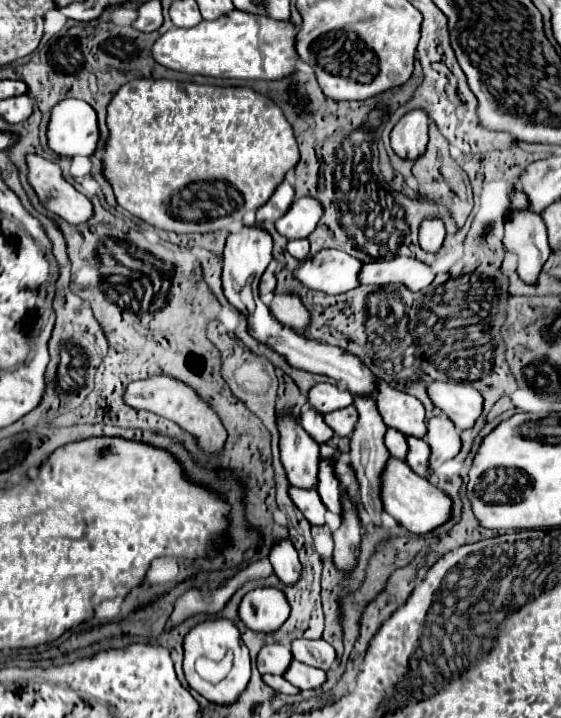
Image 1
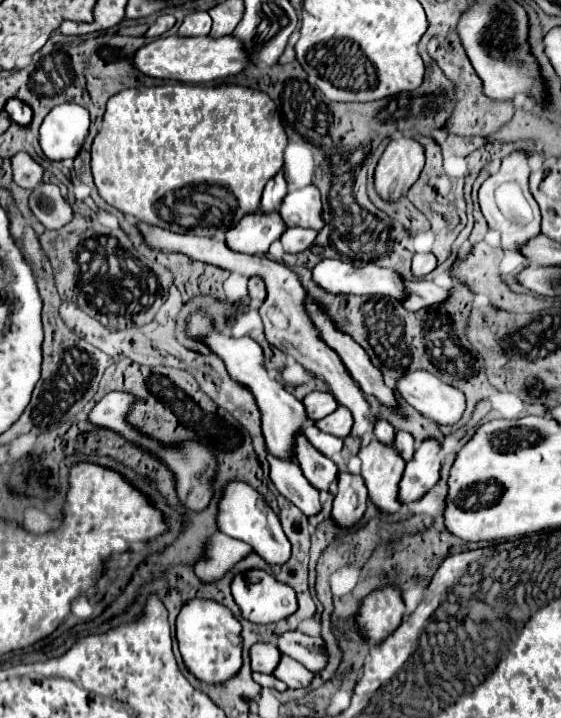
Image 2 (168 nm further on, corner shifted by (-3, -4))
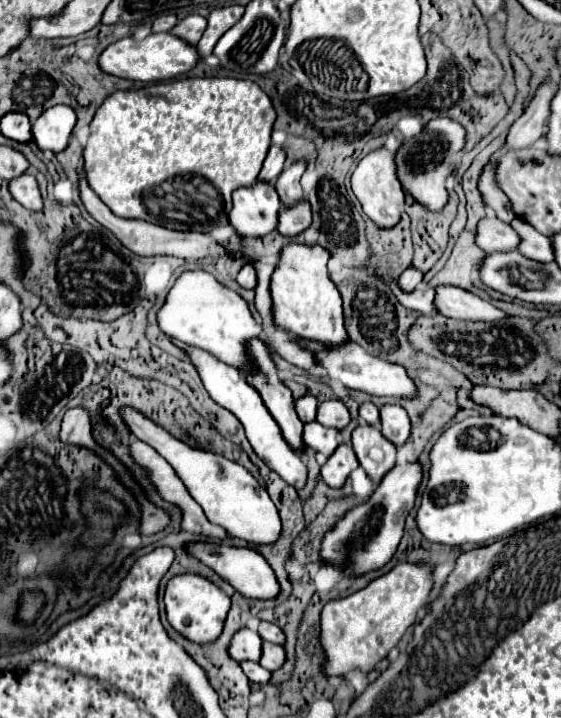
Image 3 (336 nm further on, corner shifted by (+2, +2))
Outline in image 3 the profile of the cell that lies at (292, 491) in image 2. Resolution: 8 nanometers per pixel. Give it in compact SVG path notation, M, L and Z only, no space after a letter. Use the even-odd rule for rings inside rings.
M169 337L169 341L171 341L175 347L183 349L183 351L189 355L189 361L191 361L191 365L197 369L197 373L199 373L199 377L201 377L201 381L203 381L209 397L211 397L217 405L221 405L223 409L229 409L229 411L243 423L245 433L247 433L247 439L249 439L251 447L255 449L255 453L257 453L273 471L277 471L287 483L291 483L295 489L301 489L301 487L305 485L305 479L307 479L307 467L305 467L305 463L301 461L301 457L297 455L297 451L293 451L291 445L289 445L289 443L285 441L285 437L281 435L281 429L279 429L277 421L271 417L271 413L269 413L267 407L263 405L263 399L259 399L259 393L257 393L255 389L247 387L247 383L243 383L243 377L241 377L241 373L239 373L235 367L219 361L219 359L213 357L209 351L203 351L203 349L193 347L193 345L187 345L187 343L181 343L181 341L173 339L173 337Z

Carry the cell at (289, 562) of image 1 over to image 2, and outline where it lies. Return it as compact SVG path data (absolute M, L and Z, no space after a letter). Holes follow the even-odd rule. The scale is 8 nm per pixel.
M234 481L224 489L224 495L218 503L220 511L218 511L218 527L222 533L240 539L244 543L248 543L262 559L266 559L268 565L284 565L290 555L292 555L292 545L286 539L282 527L280 527L280 519L278 515L270 509L270 505L264 501L264 497L254 491L248 483L240 483Z

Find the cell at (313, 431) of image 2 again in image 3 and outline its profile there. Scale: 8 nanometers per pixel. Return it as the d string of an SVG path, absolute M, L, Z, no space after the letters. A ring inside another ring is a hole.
M311 421L303 429L303 443L313 447L315 451L323 453L325 457L329 457L337 449L337 445L339 445L337 435L339 435L339 431L335 431L331 427L323 427L317 421Z

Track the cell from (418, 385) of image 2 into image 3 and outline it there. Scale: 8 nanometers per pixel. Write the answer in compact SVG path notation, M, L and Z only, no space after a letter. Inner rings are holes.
M297 339L297 343L301 349L307 349L313 353L317 365L327 371L327 377L343 383L347 389L357 389L357 391L363 391L369 395L383 395L383 397L403 397L403 399L415 397L415 385L401 365L377 359L353 341L335 345L335 347L325 347L311 339Z

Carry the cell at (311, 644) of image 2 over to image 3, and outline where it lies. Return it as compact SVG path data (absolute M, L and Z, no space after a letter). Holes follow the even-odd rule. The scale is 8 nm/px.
M261 621L261 623L259 623L257 633L261 635L261 639L263 639L263 641L277 643L277 645L283 645L283 643L285 643L285 635L283 635L283 631L281 631L281 629L279 629L275 623Z

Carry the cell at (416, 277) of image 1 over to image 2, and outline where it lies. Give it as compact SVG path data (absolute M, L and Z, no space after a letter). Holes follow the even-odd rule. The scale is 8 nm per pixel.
M402 279L404 283L404 307L410 311L418 311L422 307L430 307L430 305L438 305L444 303L448 299L448 289L436 285L434 281L428 279Z

